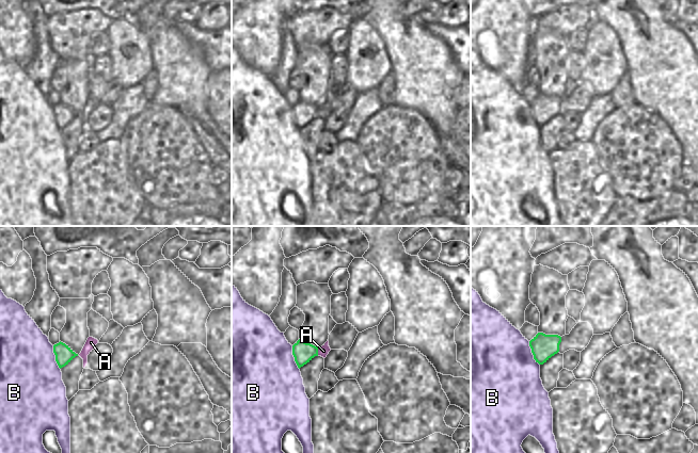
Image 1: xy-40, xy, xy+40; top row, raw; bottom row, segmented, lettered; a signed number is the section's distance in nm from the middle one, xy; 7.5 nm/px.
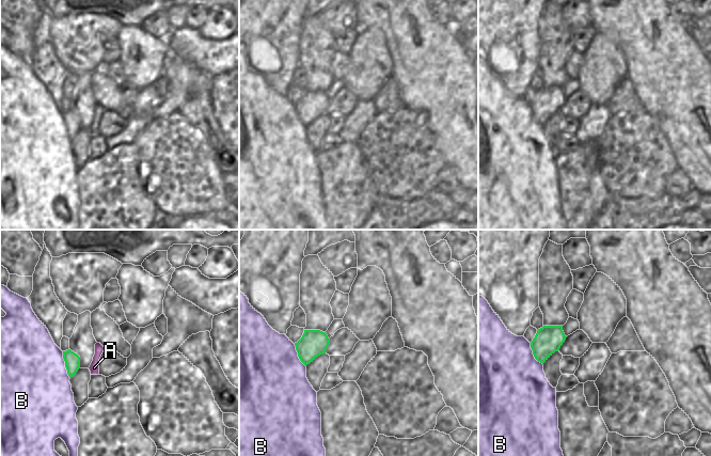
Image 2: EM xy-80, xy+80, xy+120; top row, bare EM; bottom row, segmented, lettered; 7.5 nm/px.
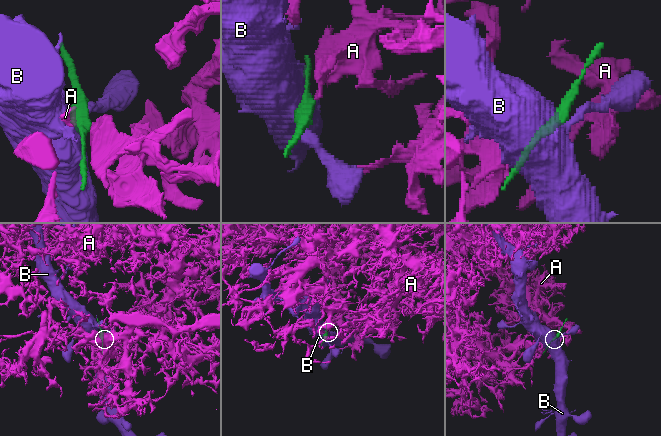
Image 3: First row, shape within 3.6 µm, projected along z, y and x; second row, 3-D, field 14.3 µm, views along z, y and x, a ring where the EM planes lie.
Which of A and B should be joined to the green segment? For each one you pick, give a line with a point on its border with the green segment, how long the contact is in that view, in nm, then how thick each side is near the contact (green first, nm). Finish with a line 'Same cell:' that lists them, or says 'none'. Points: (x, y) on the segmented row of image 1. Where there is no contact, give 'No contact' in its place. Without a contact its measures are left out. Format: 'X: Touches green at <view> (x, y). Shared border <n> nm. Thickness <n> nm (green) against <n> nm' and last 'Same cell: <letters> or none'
Same cell: none.

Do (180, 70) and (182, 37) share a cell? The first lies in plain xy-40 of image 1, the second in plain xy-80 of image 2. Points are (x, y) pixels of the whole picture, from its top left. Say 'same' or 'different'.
different

